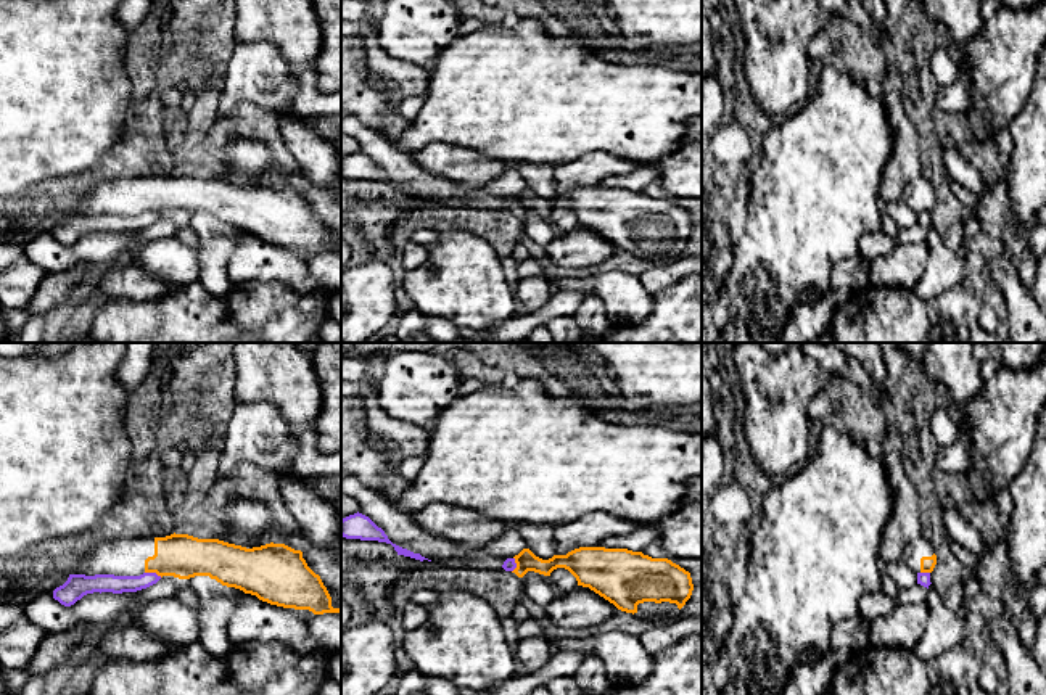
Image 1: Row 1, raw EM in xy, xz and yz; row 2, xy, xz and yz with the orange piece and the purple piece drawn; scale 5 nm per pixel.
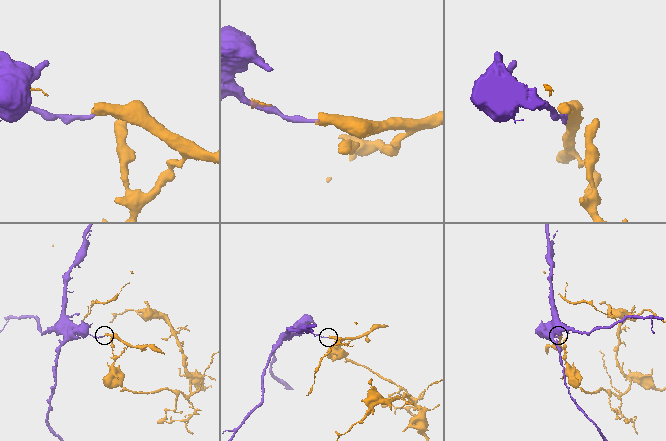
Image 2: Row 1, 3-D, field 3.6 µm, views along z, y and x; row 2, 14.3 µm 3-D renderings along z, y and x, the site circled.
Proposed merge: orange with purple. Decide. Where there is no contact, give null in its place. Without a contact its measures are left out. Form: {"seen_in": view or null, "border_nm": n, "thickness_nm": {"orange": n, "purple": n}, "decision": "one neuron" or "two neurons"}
{"seen_in": "xy", "border_nm": 90, "thickness_nm": {"orange": 220, "purple": 100}, "decision": "two neurons"}

